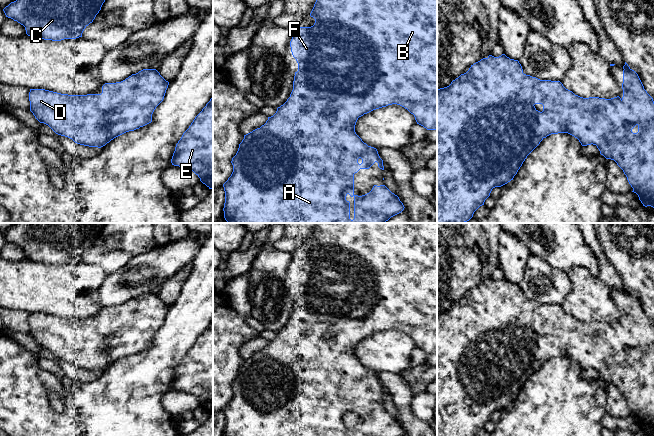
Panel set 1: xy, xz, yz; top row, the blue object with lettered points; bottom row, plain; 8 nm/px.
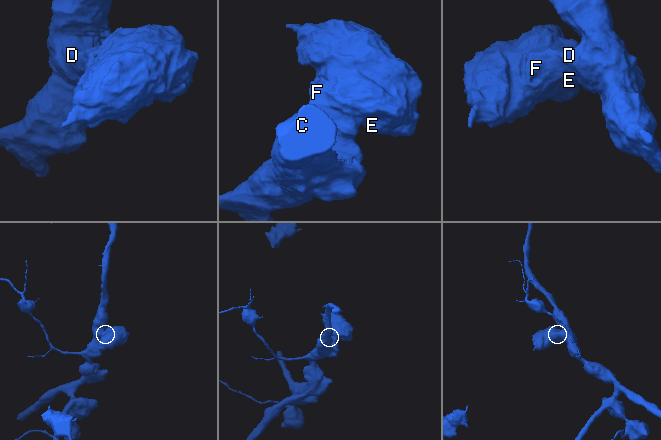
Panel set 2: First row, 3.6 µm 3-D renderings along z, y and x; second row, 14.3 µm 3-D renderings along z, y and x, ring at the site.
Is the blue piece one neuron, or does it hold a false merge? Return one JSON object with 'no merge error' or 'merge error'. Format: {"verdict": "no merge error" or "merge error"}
{"verdict": "no merge error"}

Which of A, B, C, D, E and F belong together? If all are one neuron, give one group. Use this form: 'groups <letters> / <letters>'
groups A B C D E F

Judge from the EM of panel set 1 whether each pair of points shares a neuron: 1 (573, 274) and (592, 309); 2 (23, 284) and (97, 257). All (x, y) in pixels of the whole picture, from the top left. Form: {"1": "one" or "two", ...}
{"1": "one", "2": "two"}

